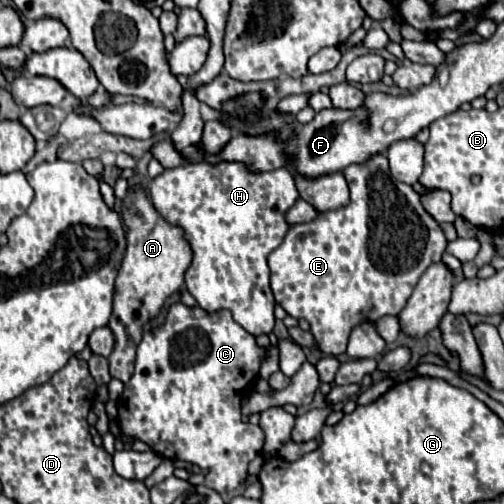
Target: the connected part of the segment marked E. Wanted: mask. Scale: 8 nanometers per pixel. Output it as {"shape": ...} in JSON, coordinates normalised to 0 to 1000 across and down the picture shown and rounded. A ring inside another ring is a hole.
{"shape":[[[756,304],[756,312],[740,312],[740,319],[732,319],[732,327],[692,327],[692,335],[685,335],[685,355],[692,363],[696,375],[696,403],[685,415],[669,415],[669,419],[645,419],[633,423],[621,438],[613,442],[593,442],[573,450],[562,482],[534,506],[534,534],[538,534],[538,577],[546,585],[546,597],[585,633],[609,633],[609,641],[617,645],[617,661],[621,665],[649,665],[649,692],[661,692],[661,708],[677,704],[688,696],[688,673],[700,649],[724,641],[724,637],[748,637],[760,625],[792,625],[792,617],[804,609],[804,597],[812,593],[819,569],[827,565],[831,550],[847,538],[851,526],[871,522],[875,506],[887,490],[887,474],[871,450],[871,442],[843,419],[831,383],[819,379],[815,367],[804,363],[788,363],[780,359],[780,347],[772,343],[772,327],[768,327],[768,312]]]}

